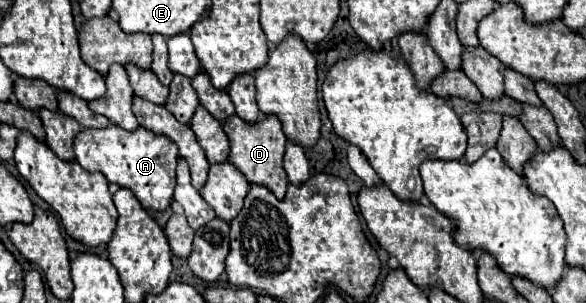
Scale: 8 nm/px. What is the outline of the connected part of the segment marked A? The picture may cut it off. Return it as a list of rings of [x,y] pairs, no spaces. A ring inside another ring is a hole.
[[[119,126],[101,130],[83,128],[83,132],[75,138],[73,150],[75,160],[87,172],[101,172],[111,184],[129,188],[145,210],[163,212],[171,206],[177,168],[177,152],[171,140],[163,136],[151,136],[151,132],[145,128],[137,128],[135,132],[127,132]]]

